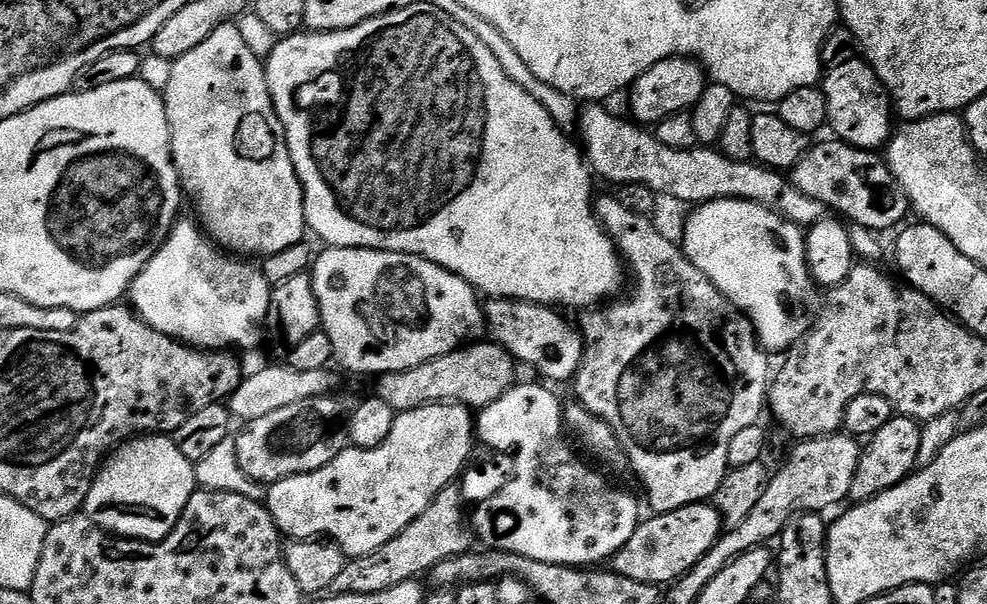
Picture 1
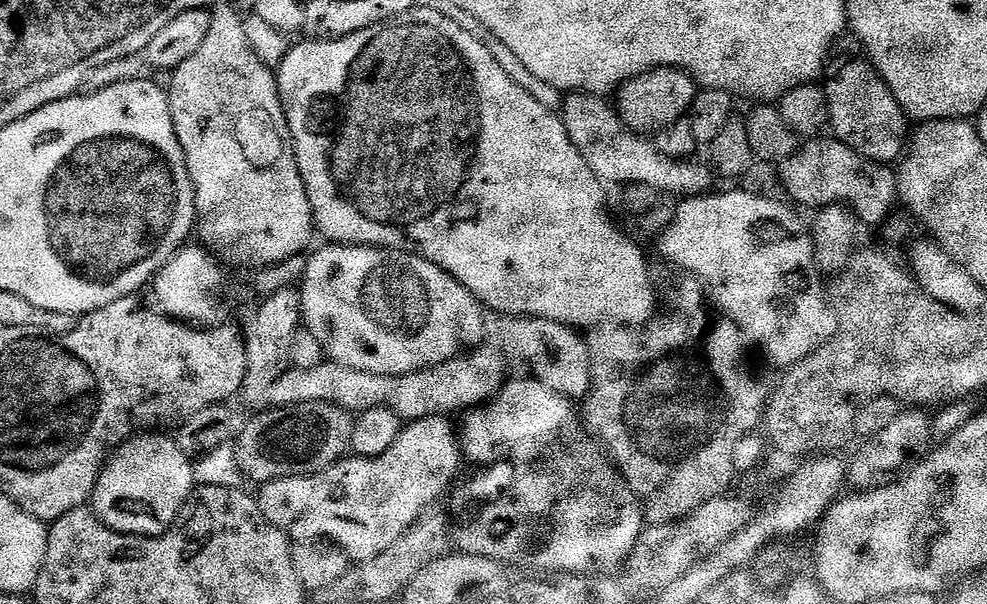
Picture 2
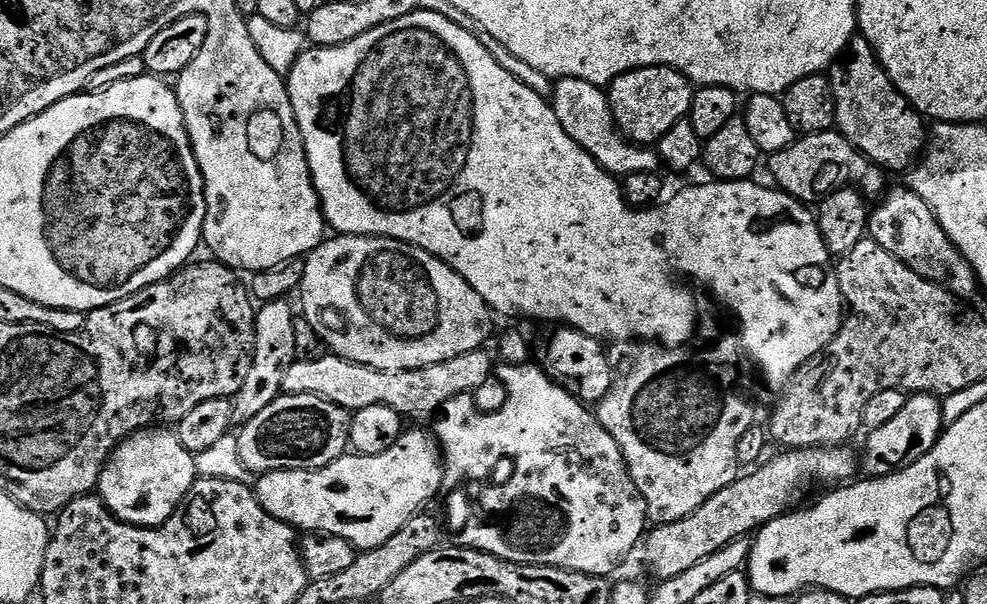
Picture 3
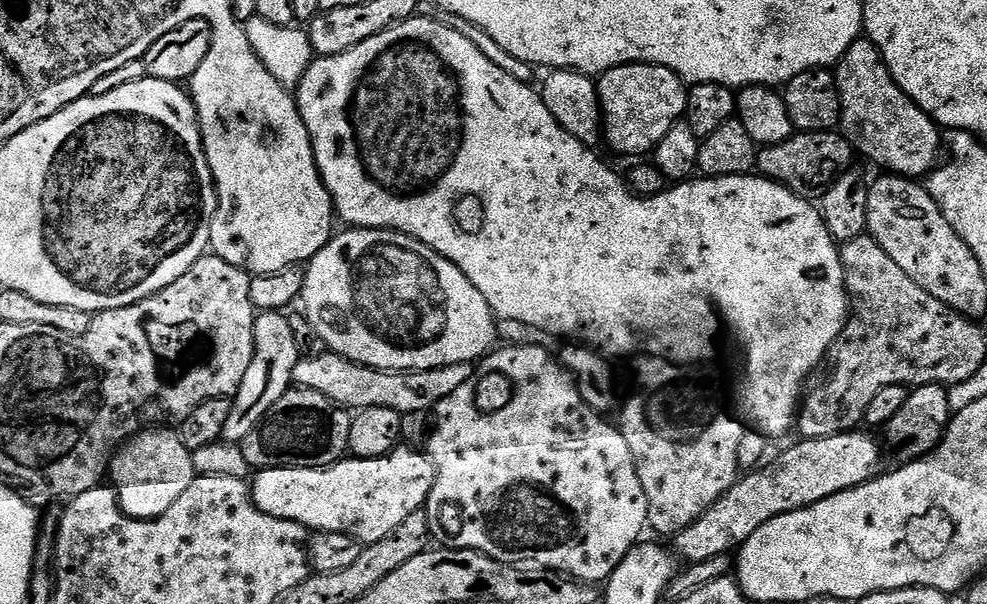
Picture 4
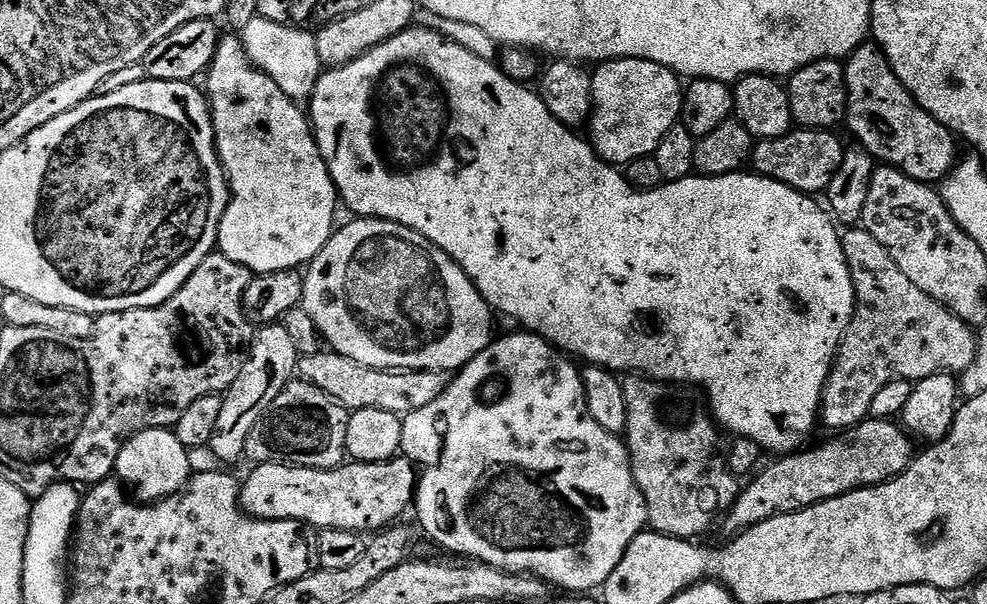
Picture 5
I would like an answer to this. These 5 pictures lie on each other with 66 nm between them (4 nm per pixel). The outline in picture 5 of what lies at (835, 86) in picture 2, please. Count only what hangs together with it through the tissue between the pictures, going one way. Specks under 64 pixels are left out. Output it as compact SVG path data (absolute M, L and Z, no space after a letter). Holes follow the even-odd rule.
M871 43L861 44L847 57L844 77L848 91L846 128L860 139L859 147L881 165L897 168L919 184L939 185L957 163L957 137L902 86L883 52Z

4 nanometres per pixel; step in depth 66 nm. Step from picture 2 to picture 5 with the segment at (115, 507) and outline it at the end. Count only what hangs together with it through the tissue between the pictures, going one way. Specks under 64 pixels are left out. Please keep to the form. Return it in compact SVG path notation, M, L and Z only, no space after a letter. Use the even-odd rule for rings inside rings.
M151 428L134 434L134 438L125 442L122 454L118 454L115 475L137 501L155 502L180 491L188 483L191 472L188 449L178 442L175 431L172 428Z

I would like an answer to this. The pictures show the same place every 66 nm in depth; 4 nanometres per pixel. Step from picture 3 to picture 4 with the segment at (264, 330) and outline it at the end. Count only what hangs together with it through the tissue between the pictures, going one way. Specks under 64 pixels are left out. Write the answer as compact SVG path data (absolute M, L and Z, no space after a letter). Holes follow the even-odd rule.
M262 312L257 315L254 326L254 358L242 386L238 386L236 395L231 397L230 418L226 418L223 439L229 444L239 445L248 437L250 430L268 413L270 406L278 402L293 387L294 366L302 358L302 350L295 344L288 316L284 312Z

